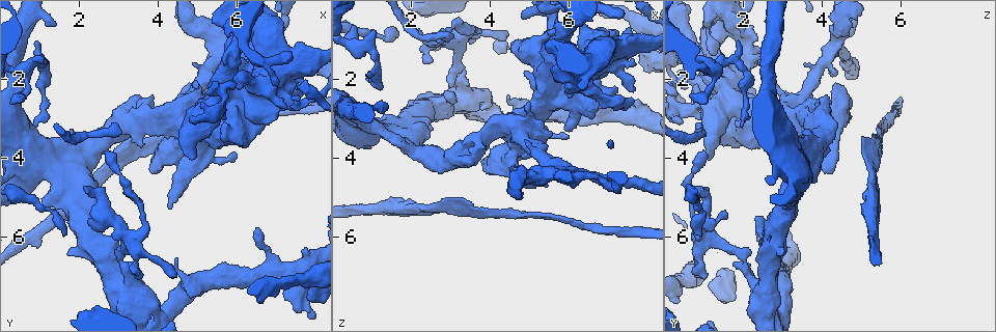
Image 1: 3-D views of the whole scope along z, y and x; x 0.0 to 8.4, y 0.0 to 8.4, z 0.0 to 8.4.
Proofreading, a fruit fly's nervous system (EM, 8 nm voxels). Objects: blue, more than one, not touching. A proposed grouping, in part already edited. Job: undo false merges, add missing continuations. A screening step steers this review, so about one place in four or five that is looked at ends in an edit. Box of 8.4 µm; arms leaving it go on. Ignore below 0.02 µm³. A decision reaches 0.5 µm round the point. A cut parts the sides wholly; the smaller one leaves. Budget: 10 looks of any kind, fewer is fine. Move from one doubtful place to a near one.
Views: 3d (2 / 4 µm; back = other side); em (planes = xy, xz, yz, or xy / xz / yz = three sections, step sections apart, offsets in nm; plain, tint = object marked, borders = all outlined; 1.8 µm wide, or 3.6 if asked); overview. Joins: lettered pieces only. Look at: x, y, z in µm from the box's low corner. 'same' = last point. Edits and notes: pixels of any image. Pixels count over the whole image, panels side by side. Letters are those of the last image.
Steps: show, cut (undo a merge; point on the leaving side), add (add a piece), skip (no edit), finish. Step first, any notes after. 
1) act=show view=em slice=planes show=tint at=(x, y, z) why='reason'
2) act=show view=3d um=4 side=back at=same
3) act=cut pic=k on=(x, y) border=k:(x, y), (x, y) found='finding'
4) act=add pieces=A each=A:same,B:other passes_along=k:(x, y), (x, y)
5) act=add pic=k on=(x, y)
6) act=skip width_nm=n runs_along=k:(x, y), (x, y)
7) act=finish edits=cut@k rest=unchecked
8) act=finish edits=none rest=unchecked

act=show view=3d um=4 at=(4.75, 2.90, 3.35) why='calibre changes'

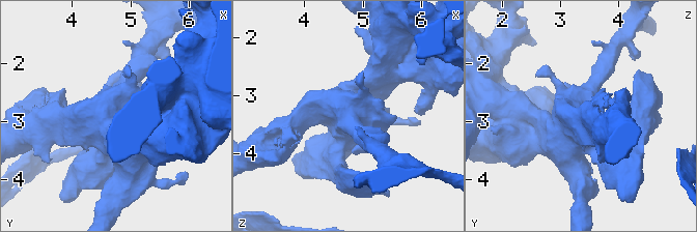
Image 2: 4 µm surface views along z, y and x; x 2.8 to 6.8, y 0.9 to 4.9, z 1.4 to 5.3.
act=show view=em um=3.6 slice=yz step=8 show=borders at=(4.75, 2.80, 3.35)

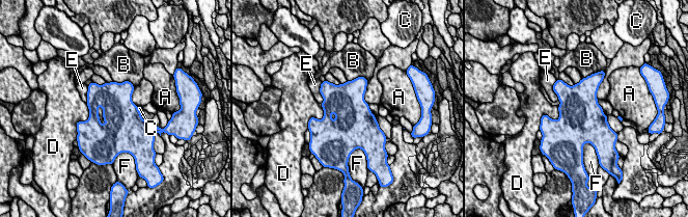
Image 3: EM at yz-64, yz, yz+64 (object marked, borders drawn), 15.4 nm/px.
act=show view=em um=3.6 slice=planes show=borders at=same

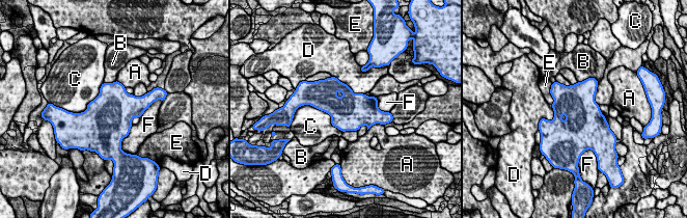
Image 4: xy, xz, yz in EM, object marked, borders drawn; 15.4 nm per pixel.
act=skip each=A:other,B:other,C:other,D:other,E:other,F:other found='one neuron here'

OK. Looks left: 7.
act=show view=em slice=planes show=borders at=(5.55, 0.85, 4.35) why='arms run side by side'

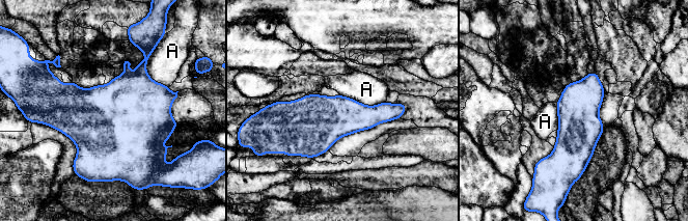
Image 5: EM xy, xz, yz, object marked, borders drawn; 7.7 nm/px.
act=skip width_nm=340 each=A:other border=5:(339, 93), (366, 105), (385, 102) found='all the same neuron'

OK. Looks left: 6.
act=show view=3d um=4 at=(2.95, 4.40, 0.70) why='thin neck'

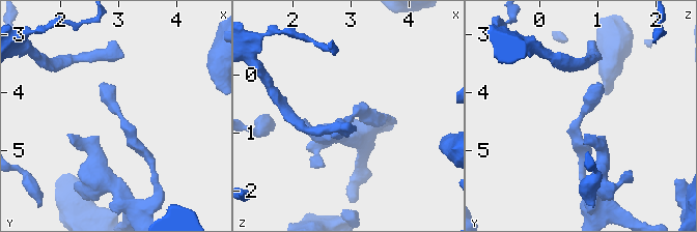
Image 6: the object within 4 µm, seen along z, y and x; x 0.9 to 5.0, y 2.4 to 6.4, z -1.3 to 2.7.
act=show view=em slice=planes show=plain at=(3.00, 4.35, 0.70) why='now the EM'

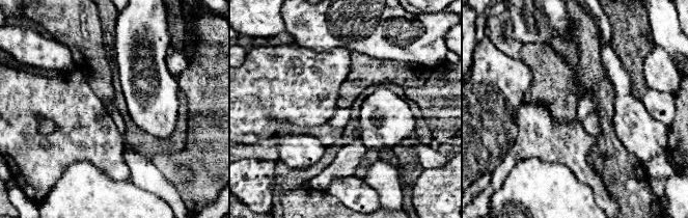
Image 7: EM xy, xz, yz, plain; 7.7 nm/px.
act=show view=em slice=planes show=borders at=same why='see the neighbours'

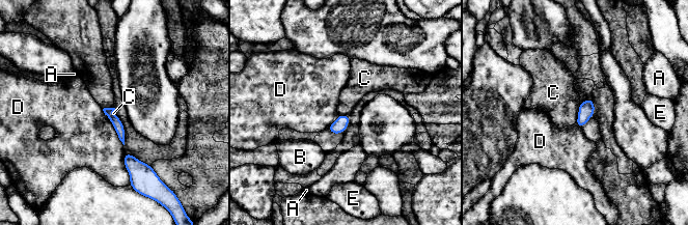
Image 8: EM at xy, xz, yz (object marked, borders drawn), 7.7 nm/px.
act=skip each=A:other,B:other,C:other,D:other,E:other border=8:(580, 104), (578, 117), (575, 122) found='one neuron here'

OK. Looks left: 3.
act=show view=em slice=xz step=16 show=tint at=(0.85, 3.20, 2.00) why='an open end'

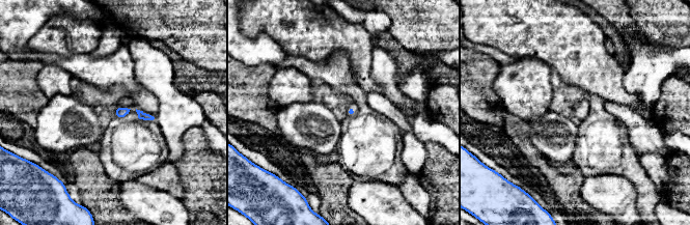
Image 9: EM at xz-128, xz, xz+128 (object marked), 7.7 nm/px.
act=show view=em slice=planes show=borders at=same why='cut it another way'

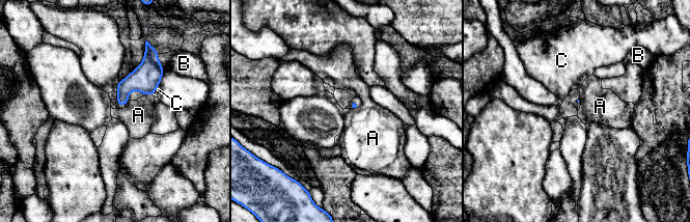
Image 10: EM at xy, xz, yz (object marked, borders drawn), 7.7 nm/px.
act=skip each=A:other,B:other,C:other border=10:(144, 94), (152, 95) found='no lettered piece goes on from it'

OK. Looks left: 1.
act=finish edits=none rest=unchecked

